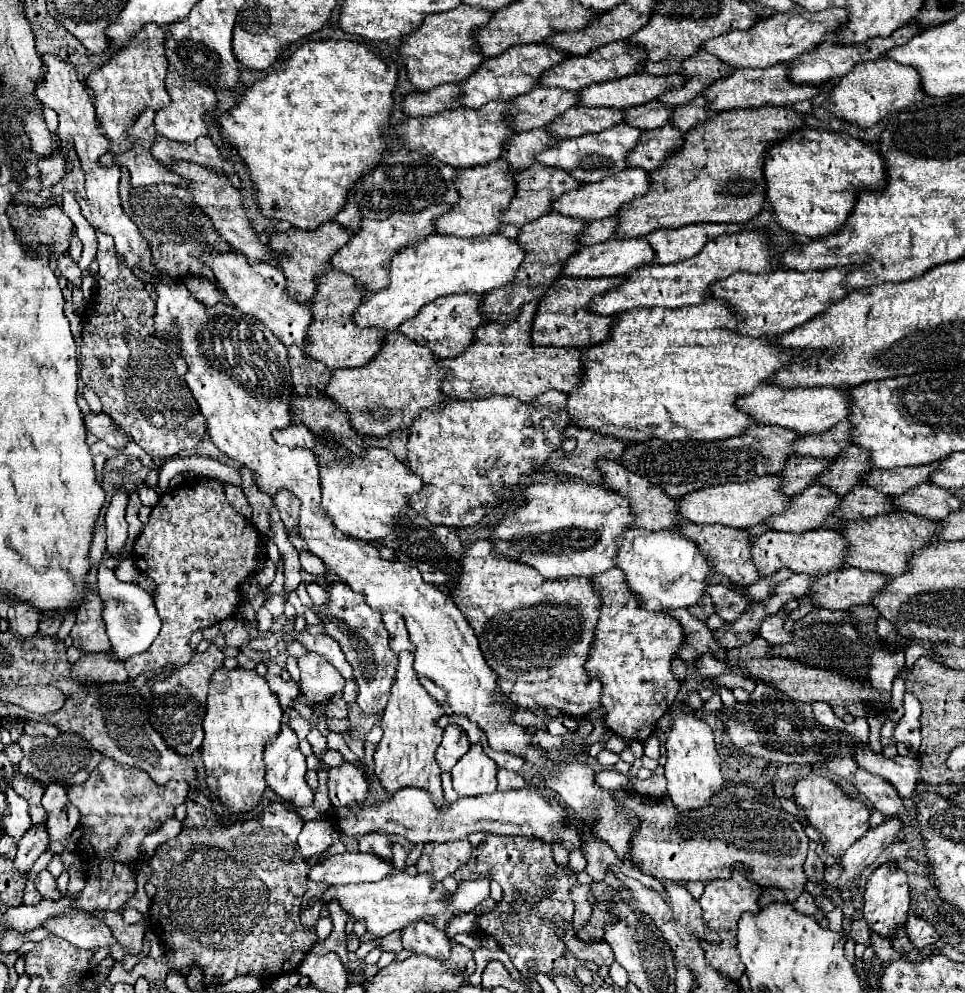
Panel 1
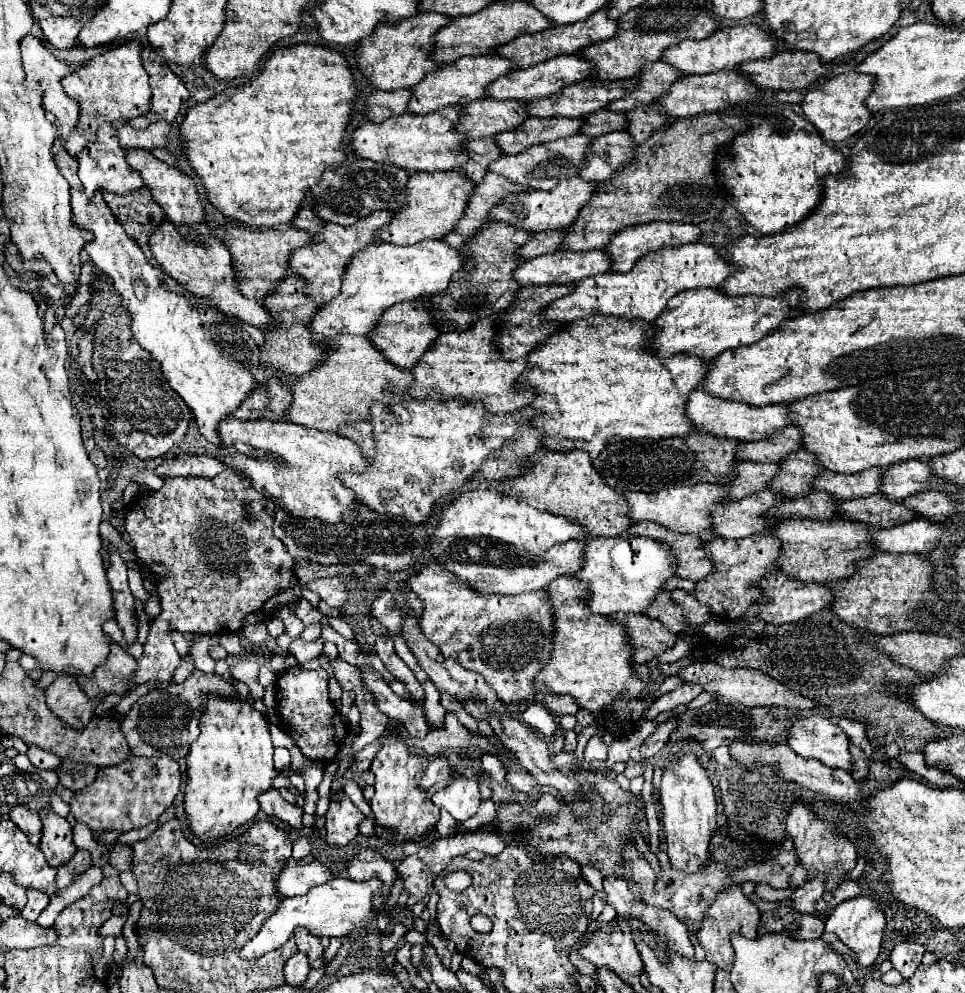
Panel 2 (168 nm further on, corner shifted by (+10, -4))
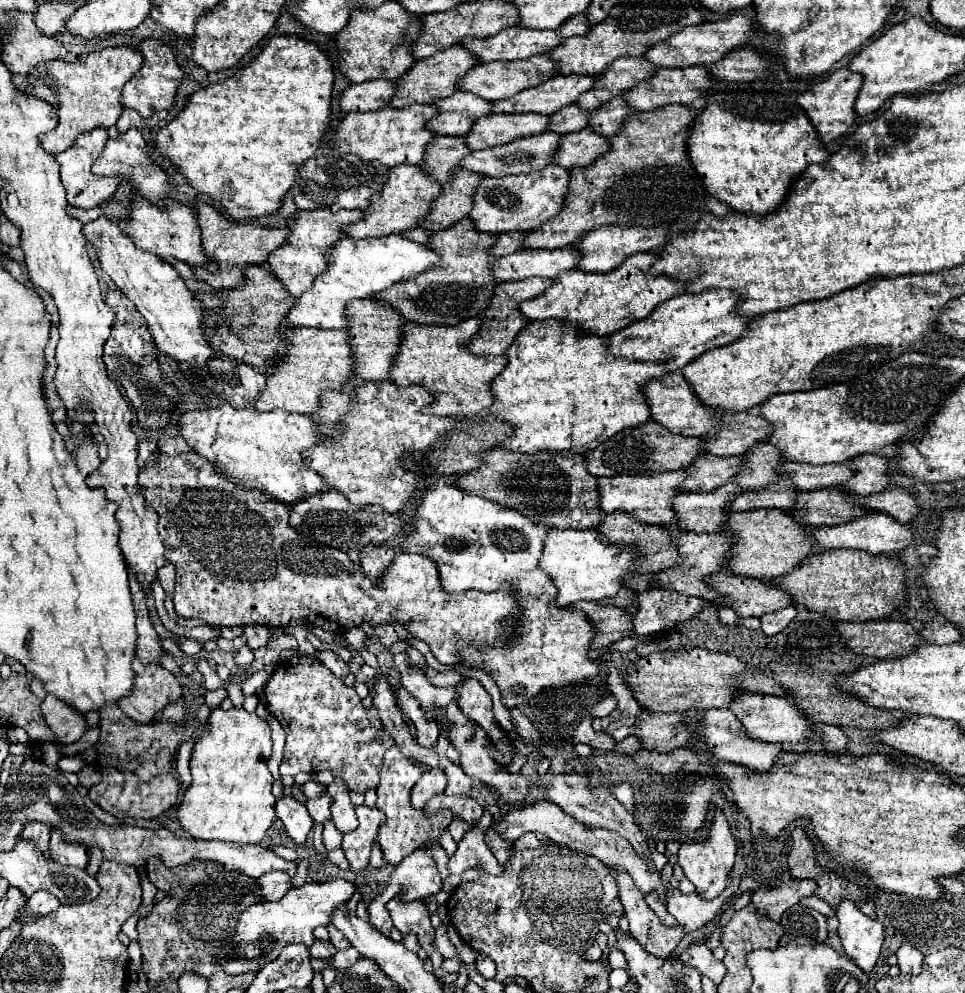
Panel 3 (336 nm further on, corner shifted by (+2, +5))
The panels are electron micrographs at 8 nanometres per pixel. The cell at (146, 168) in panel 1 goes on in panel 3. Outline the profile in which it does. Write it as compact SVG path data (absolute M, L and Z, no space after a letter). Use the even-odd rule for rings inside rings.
M96 128L88 134L80 134L76 144L72 148L68 148L66 152L56 154L56 160L60 162L60 174L62 174L62 184L66 188L66 198L70 206L78 206L78 208L96 208L100 206L104 200L108 200L114 192L116 186L124 180L120 176L94 176L92 174L92 164L96 162L96 158L100 156L100 150L104 148L104 142L108 142L108 128Z

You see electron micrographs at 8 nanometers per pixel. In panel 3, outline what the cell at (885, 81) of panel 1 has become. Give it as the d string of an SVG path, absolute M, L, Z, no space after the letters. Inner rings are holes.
M840 68L798 96L798 104L806 110L808 118L812 120L814 128L820 132L820 138L826 144L846 134L846 130L856 122L858 116L856 116L854 104L856 104L856 96L860 88L862 88L862 76L852 72L850 68Z

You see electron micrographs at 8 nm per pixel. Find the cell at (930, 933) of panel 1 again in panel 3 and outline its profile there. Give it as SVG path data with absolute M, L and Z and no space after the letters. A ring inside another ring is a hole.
M900 946L898 952L896 952L896 958L898 958L898 966L904 974L920 974L922 970L922 960L924 960L924 954L914 948L914 946Z

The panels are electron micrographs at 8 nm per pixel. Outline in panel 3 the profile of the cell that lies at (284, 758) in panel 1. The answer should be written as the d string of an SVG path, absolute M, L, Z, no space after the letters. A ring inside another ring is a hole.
M284 794L282 798L276 800L276 816L282 820L288 836L296 842L302 844L312 828L312 818L308 818L308 810L304 810L304 804L294 800L292 796Z

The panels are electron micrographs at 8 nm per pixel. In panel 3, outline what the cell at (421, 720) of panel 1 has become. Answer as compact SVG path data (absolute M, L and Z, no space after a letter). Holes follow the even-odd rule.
M392 746L386 754L384 754L384 766L380 772L380 784L376 788L378 792L378 800L376 800L376 808L380 808L386 814L384 824L380 826L378 832L378 844L382 846L384 852L384 860L390 864L400 864L402 856L412 854L414 850L418 850L420 846L426 844L428 838L436 840L440 836L440 832L452 822L452 812L450 810L436 810L432 814L428 814L426 810L416 810L410 802L410 794L412 794L412 786L416 784L416 780L424 774L424 770L420 768L420 764L412 762L410 758L406 758L398 746Z

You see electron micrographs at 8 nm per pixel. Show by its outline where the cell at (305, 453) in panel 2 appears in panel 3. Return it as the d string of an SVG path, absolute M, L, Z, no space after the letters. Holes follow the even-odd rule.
M222 404L218 408L186 412L180 418L180 434L222 474L236 478L244 488L260 488L284 504L296 504L306 494L312 496L328 490L320 474L304 466L304 450L324 440L310 414L290 414L284 410L256 412L251 407L234 409Z

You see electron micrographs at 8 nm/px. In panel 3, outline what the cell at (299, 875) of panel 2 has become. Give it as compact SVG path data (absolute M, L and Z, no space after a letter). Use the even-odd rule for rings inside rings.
M268 872L268 874L262 874L256 884L260 884L260 890L264 894L266 900L280 900L288 888L292 888L290 884L290 874L284 874L284 872Z

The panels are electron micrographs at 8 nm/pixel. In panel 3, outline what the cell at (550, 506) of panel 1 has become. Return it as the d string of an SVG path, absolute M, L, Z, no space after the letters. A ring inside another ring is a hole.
M432 484L420 500L414 518L414 532L402 542L404 552L418 552L432 558L440 570L440 580L444 590L448 592L464 592L464 590L482 590L482 592L496 592L508 590L508 582L516 574L526 570L536 570L540 562L540 554L544 552L544 538L552 528L546 524L532 522L528 516L512 510L508 506L500 506L492 500L476 496L466 490L458 490L456 486L448 484Z

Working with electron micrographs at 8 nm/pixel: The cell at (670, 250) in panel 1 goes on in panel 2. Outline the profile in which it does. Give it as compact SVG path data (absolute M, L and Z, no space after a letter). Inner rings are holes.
M650 223L624 227L614 233L604 251L612 259L610 271L626 273L632 269L640 255L662 249L662 247L680 247L686 243L694 243L700 237L700 229L696 225L686 223Z

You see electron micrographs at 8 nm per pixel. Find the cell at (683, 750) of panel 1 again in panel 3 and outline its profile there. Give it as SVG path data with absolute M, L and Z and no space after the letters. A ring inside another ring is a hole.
M714 810L712 826L708 828L708 838L704 842L684 842L678 852L678 864L682 866L686 878L696 886L696 894L704 900L714 900L726 888L726 878L734 866L734 856L736 856L736 842L730 834L726 816L720 810Z

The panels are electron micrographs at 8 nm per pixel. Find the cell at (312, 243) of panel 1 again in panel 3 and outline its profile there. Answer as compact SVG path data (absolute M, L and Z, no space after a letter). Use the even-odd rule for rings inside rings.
M198 202L196 204L196 216L202 228L202 246L210 260L216 260L220 264L220 270L216 274L210 274L202 268L194 268L194 274L198 280L206 280L216 290L232 290L232 286L240 286L244 280L244 268L254 264L264 264L268 260L268 254L276 250L276 246L284 244L284 238L288 238L286 228L264 228L258 224L238 224L234 220L224 218L216 208L210 204Z

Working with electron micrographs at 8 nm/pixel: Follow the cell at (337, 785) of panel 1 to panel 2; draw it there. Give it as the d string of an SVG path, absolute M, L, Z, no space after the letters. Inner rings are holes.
M346 793L336 795L338 801L330 803L328 815L326 815L326 831L328 831L328 843L334 847L346 847L350 845L356 835L362 819L366 817Z

